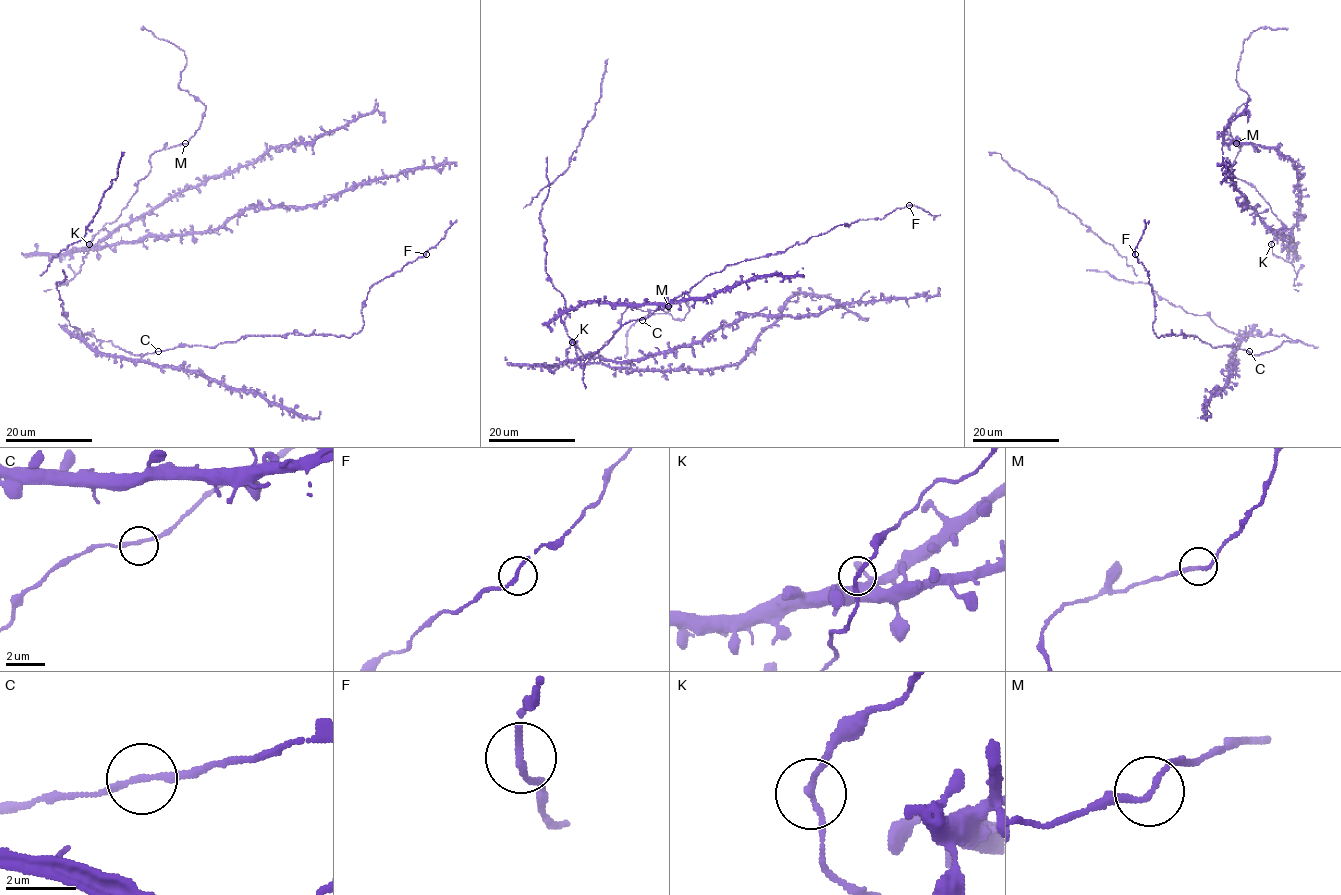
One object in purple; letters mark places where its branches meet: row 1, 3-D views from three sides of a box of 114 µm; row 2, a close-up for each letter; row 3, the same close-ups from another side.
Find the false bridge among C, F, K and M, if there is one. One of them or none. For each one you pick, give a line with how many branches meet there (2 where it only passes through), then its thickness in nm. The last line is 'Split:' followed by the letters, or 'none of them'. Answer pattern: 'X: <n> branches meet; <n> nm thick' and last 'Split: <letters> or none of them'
Split: none of them

